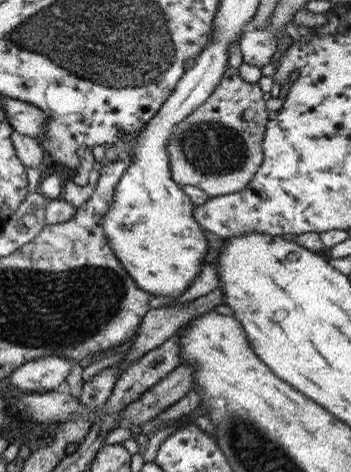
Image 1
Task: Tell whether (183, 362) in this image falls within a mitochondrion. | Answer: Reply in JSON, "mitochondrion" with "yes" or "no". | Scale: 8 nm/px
{"mitochondrion":"no"}

